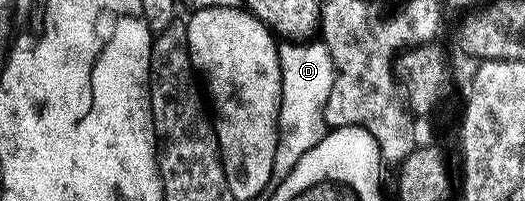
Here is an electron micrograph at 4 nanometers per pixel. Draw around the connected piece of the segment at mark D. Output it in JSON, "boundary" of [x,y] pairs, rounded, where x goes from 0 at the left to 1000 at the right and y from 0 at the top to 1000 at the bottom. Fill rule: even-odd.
{"boundary":[[[611,209],[533,214],[531,303],[535,308],[531,721],[520,806],[518,920],[543,905],[558,826],[566,826],[566,806],[573,806],[573,786],[581,786],[581,766],[589,766],[589,746],[596,746],[596,726],[604,726],[604,706],[615,697],[625,652],[615,572],[627,507],[627,448],[634,448],[640,363],[634,289]]]}

